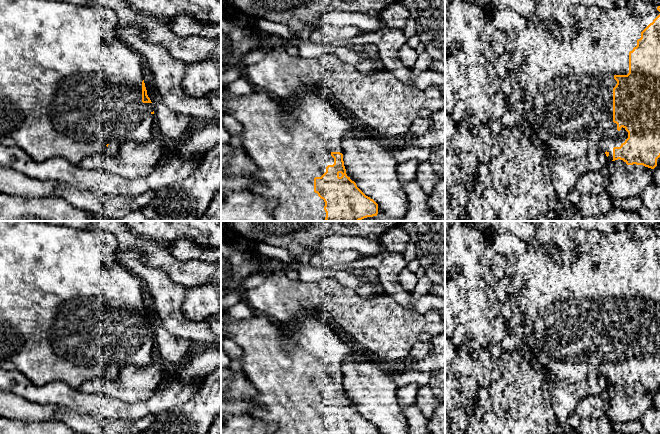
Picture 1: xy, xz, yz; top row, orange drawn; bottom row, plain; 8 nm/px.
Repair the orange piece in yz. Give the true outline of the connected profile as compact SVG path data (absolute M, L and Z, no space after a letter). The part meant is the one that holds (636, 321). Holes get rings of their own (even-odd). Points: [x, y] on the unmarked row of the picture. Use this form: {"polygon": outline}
{"polygon": "M639 225L634 231L614 230L605 233L594 228L589 231L571 231L573 249L560 249L537 244L529 244L522 254L505 256L505 272L512 280L511 299L513 312L523 316L525 340L550 373L563 381L576 382L588 379L592 375L602 375L611 384L623 384L627 389L643 389L654 393L660 388L660 229Z"}

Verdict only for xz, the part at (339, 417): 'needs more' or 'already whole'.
needs more

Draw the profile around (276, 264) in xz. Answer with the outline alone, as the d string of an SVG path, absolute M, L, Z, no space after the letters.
M268 258L268 262L271 266L272 271L274 270L281 270L281 269L290 269L298 273L298 271L301 269L301 267L304 265L299 262L294 263L284 263L279 259L276 258Z

